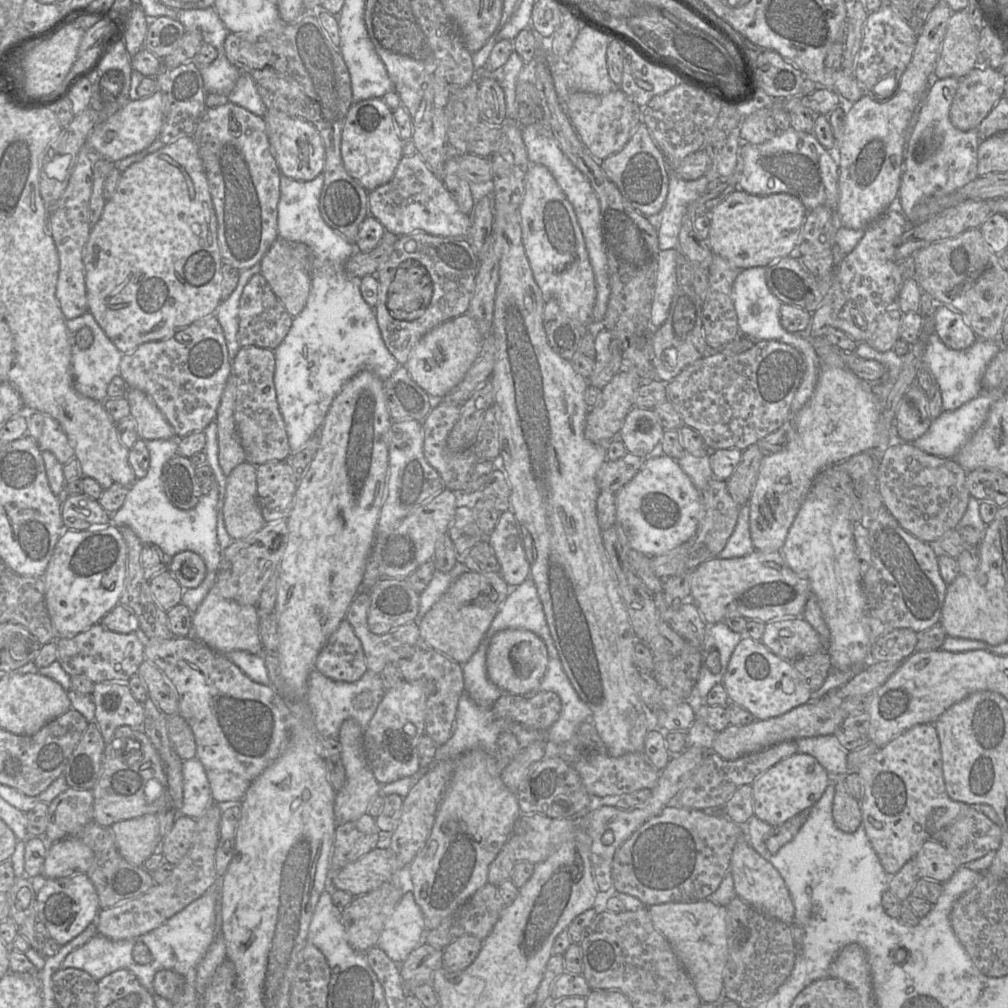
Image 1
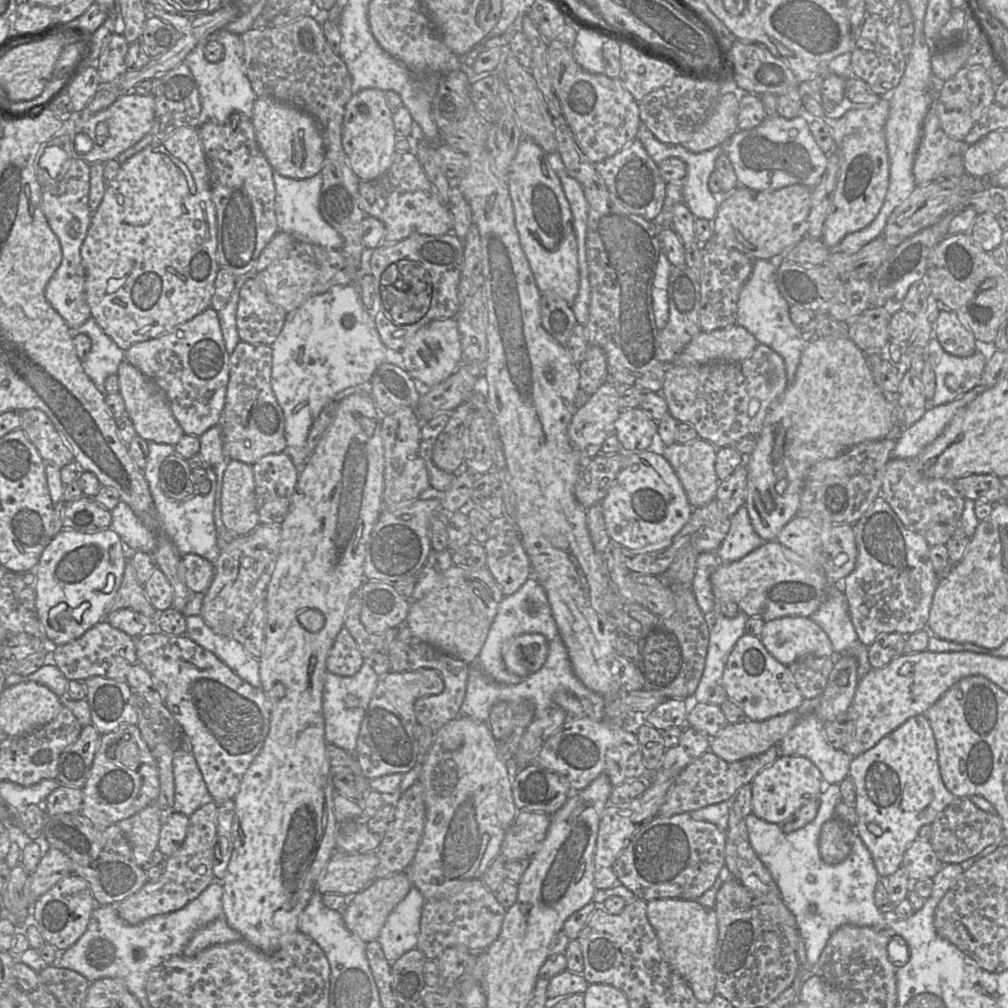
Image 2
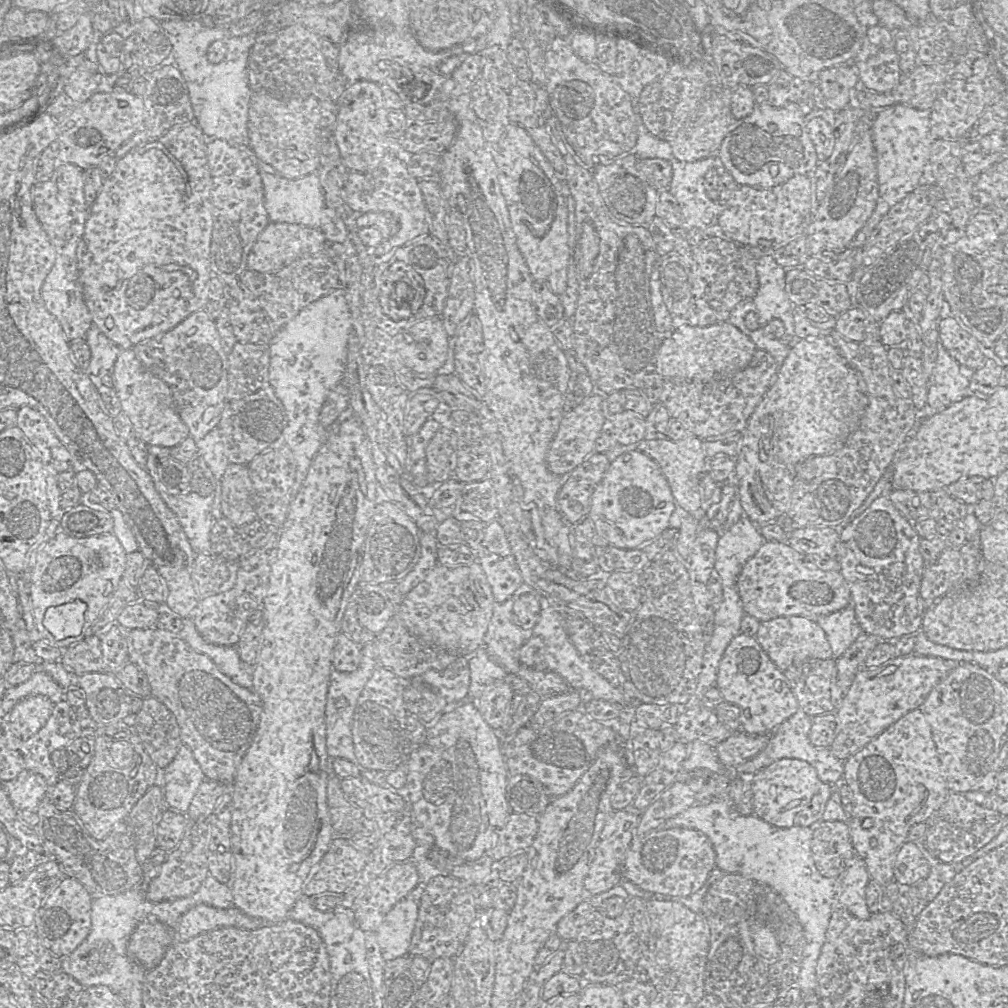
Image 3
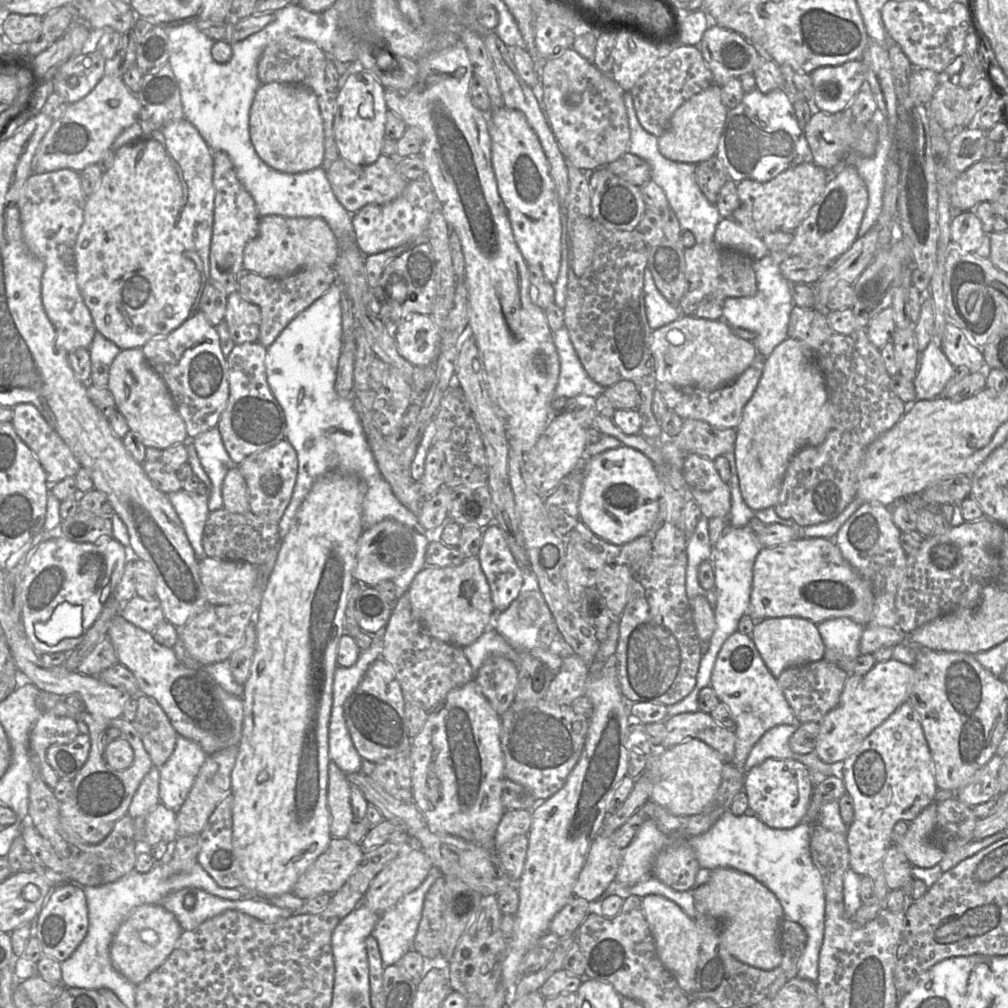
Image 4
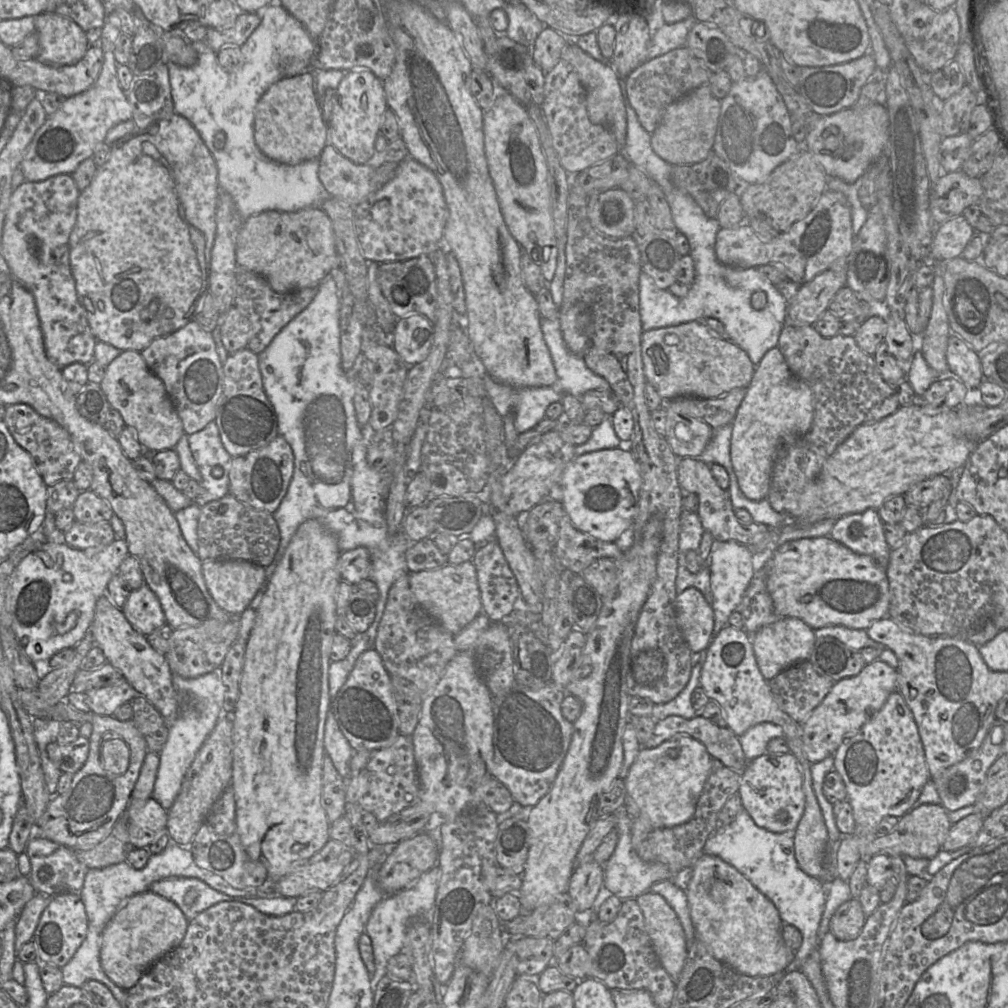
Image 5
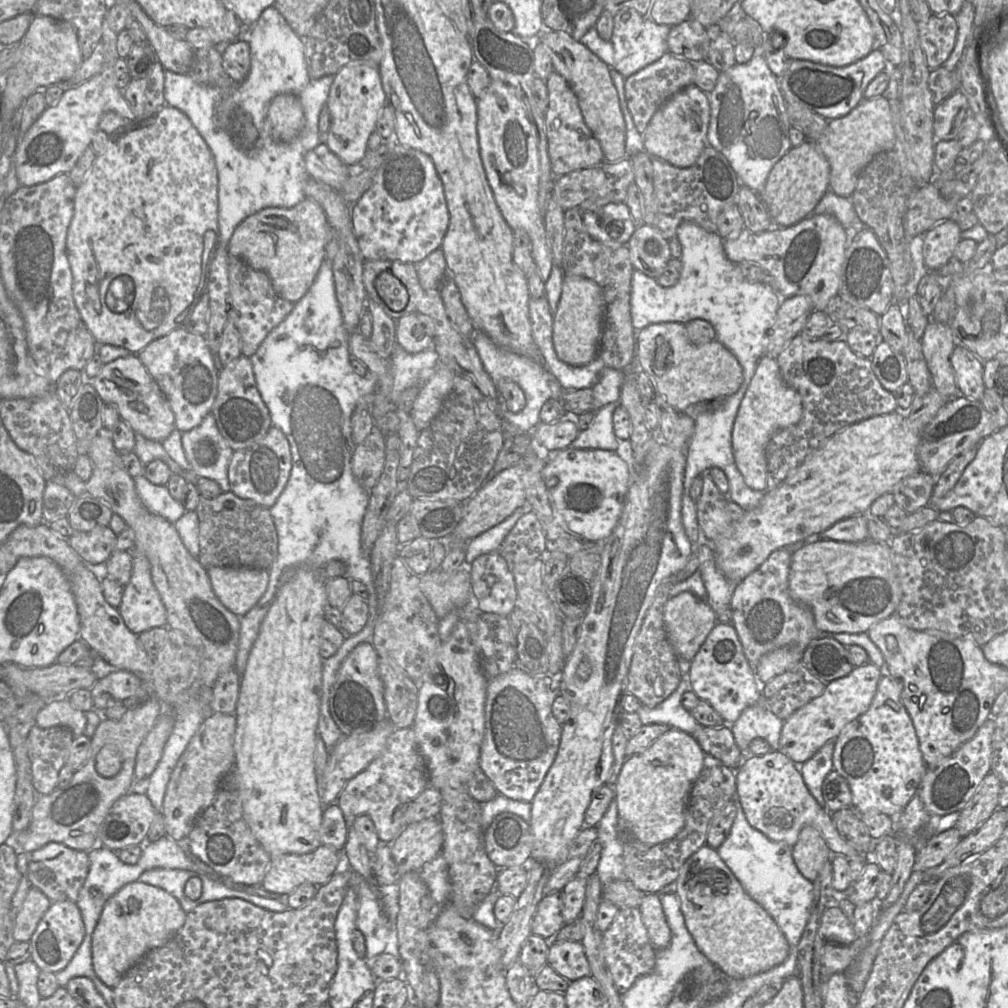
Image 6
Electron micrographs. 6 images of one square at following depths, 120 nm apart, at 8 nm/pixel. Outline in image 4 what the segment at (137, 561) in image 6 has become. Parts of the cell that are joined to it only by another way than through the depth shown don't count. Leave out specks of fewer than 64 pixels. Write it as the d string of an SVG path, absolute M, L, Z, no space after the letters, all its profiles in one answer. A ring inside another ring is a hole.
M138 595L124 603L119 614L128 622L149 633L153 633L165 621L162 606L157 598L145 600Z

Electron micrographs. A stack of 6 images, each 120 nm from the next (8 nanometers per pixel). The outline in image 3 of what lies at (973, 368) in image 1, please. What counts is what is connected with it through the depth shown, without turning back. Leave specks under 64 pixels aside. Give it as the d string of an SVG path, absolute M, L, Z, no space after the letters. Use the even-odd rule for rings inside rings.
M941 343L936 344L937 357L928 380L926 405L938 412L963 398L974 395L968 389L975 372L953 360Z

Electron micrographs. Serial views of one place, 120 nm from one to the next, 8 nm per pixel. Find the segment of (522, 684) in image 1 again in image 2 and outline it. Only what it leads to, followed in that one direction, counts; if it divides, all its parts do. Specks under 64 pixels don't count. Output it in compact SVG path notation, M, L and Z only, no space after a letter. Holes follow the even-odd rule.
M538 633L514 636L502 647L502 657L507 670L523 679L542 667L547 652L547 641Z

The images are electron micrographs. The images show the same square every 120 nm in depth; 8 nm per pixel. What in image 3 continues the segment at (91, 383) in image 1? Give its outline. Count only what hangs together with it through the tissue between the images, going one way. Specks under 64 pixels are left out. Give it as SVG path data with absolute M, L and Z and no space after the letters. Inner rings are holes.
M94 324L86 333L85 340L91 350L90 364L87 373L101 378L112 369L122 349L108 339Z

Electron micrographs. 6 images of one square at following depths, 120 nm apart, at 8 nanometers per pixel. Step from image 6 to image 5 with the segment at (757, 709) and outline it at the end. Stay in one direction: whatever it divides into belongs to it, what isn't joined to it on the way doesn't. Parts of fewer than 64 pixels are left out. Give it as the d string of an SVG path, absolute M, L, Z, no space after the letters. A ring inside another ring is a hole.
M764 722L748 729L739 738L747 762L767 753L767 744L775 738L783 738L783 729L773 723Z

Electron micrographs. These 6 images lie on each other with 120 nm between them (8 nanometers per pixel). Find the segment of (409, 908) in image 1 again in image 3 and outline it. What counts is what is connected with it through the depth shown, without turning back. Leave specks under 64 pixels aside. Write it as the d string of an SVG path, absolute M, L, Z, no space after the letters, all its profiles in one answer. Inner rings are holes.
M419 882L405 898L388 912L374 933L386 962L409 955L421 898L426 887L426 883Z

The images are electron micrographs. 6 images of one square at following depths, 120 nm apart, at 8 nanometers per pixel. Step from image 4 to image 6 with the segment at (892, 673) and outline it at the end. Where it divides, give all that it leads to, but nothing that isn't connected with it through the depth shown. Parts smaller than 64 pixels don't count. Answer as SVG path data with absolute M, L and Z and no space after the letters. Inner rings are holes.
M866 663L846 676L826 684L823 694L794 712L783 722L779 751L794 764L802 765L828 741L835 740L843 728L865 713L876 693L882 670L873 663Z

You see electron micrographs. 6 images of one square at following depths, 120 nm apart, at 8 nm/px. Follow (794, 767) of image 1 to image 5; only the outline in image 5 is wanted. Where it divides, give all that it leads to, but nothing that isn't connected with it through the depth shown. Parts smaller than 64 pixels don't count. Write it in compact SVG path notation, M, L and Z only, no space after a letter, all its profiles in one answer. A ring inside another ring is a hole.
M791 753L761 755L746 763L738 795L743 809L758 827L777 834L795 831L805 810L800 765Z

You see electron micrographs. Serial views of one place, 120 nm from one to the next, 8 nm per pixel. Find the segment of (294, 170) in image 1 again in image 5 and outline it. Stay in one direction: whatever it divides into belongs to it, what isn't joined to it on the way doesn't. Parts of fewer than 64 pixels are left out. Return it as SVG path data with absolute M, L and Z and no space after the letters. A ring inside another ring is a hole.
M311 73L283 77L267 89L255 108L254 138L257 147L265 156L281 164L297 165L311 159L319 159L328 144L328 126L322 117L319 96Z

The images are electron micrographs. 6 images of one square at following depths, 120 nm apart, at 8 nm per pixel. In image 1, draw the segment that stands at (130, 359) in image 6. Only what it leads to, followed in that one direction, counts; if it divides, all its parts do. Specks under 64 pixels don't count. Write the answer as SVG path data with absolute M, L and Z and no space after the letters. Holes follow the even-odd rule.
M130 388L126 398L130 404L130 416L137 423L139 438L143 440L176 438L173 427L146 393Z

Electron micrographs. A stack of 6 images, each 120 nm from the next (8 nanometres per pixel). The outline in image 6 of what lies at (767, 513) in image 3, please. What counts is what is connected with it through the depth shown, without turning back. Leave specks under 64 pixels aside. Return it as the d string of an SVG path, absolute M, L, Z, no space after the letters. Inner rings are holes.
M763 355L740 403L732 429L732 452L735 464L749 488L765 493L766 446L775 432L797 424L802 413L800 394L784 381L777 360Z

